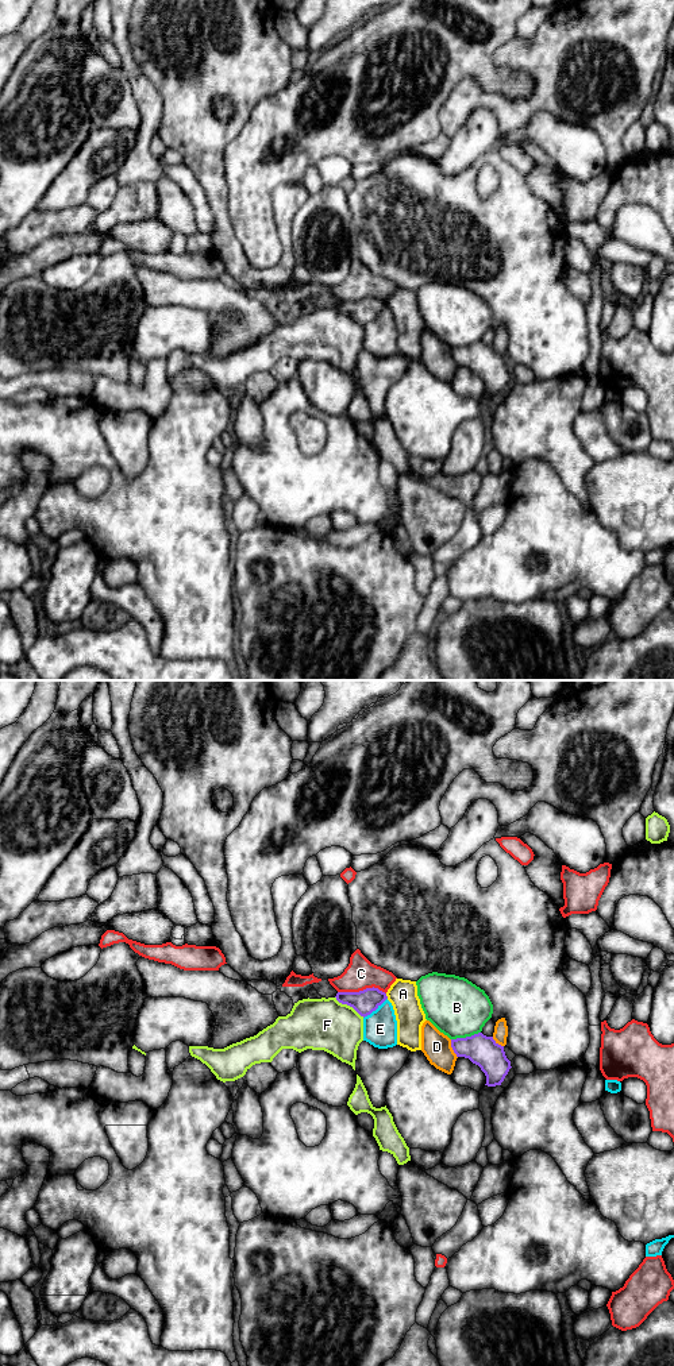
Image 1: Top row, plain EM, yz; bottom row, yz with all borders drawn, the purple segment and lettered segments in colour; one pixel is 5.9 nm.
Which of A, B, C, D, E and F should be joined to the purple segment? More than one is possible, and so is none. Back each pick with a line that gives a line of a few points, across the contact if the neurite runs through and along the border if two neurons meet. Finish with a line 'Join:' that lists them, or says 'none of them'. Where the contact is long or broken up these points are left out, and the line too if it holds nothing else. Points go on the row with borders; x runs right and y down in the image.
Join: none of them

